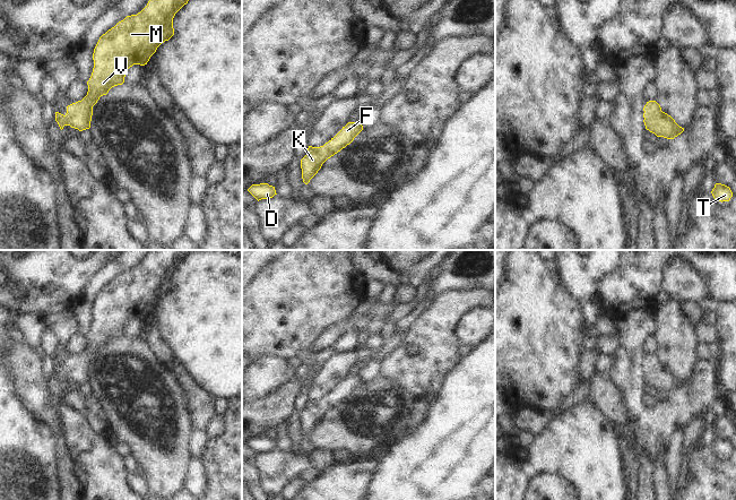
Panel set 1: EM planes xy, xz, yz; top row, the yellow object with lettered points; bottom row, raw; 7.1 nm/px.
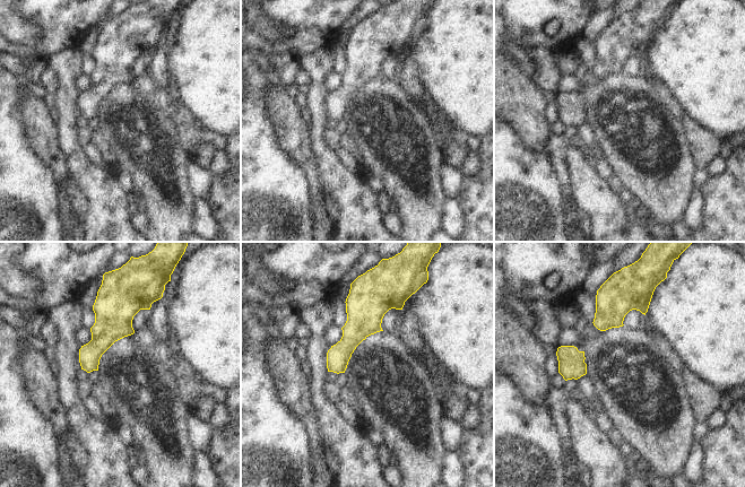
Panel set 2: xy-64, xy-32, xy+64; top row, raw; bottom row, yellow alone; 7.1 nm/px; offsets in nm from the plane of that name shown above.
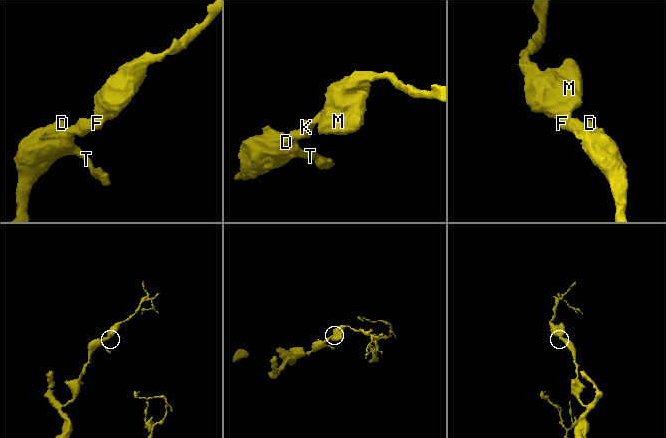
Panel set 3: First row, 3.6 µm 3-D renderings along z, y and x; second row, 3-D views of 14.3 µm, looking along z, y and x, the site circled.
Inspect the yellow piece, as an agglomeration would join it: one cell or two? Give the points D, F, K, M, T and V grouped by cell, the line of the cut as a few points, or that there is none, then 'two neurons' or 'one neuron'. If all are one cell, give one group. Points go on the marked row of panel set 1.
D F K M T V | no cut | one neuron

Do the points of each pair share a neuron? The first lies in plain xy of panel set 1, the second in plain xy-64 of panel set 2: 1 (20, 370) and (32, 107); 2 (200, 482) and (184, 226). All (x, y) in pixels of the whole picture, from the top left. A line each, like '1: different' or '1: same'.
1: same
2: different

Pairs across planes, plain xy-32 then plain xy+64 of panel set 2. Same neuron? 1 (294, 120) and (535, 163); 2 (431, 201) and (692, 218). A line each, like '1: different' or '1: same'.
1: different
2: different

